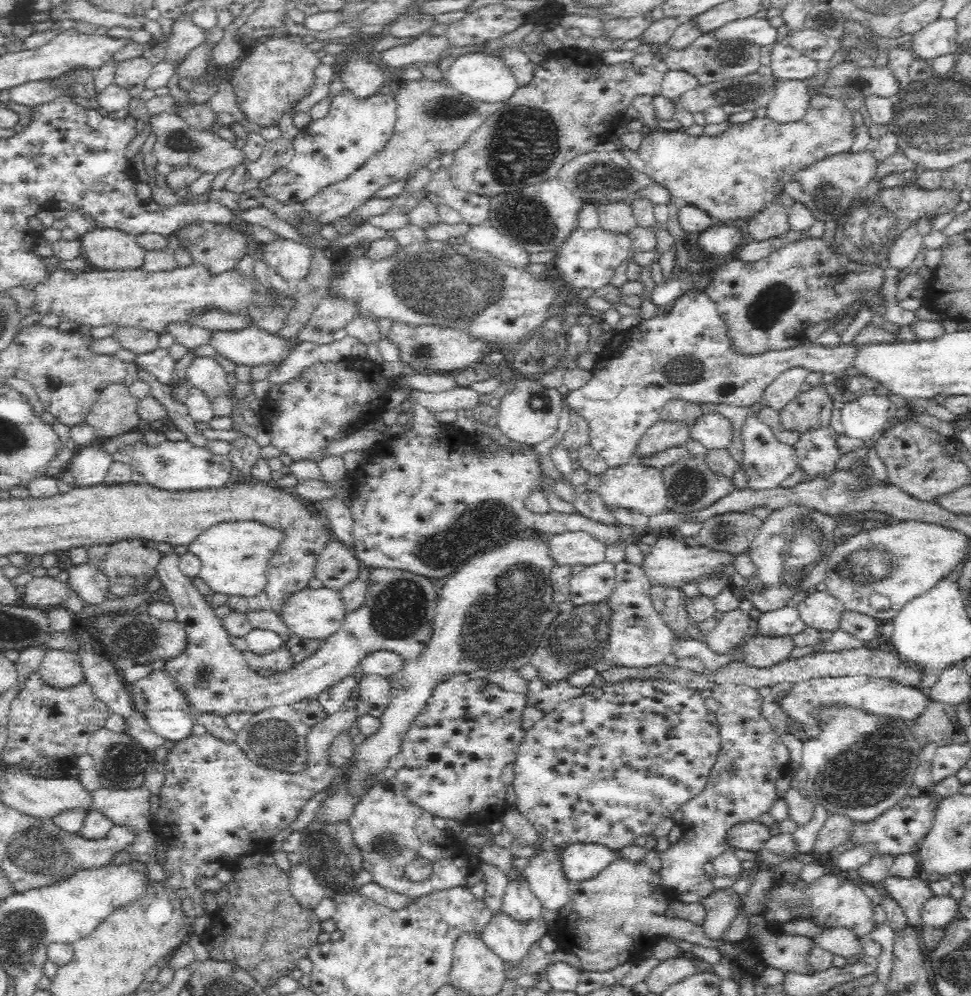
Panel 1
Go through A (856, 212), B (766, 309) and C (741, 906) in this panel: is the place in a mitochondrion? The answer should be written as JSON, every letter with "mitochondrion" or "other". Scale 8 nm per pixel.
{"A":"mitochondrion","B":"mitochondrion","C":"other"}

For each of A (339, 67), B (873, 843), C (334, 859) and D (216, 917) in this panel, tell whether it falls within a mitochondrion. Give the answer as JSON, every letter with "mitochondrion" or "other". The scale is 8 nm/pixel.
{"A":"other","B":"other","C":"mitochondrion","D":"other"}

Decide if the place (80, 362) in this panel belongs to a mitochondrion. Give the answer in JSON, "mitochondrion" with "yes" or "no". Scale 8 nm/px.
{"mitochondrion":"no"}

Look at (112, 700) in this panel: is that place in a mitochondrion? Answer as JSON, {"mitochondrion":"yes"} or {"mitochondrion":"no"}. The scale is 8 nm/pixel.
{"mitochondrion":"no"}

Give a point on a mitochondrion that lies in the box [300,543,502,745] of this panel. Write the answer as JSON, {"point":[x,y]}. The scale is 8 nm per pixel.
{"point":[399,610]}

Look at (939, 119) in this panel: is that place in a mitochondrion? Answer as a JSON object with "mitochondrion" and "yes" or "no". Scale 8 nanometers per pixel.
{"mitochondrion":"yes"}

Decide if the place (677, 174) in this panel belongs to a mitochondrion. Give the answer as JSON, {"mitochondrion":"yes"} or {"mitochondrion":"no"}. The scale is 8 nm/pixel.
{"mitochondrion":"no"}

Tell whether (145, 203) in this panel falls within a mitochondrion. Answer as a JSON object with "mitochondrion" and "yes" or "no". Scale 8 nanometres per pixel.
{"mitochondrion":"no"}

